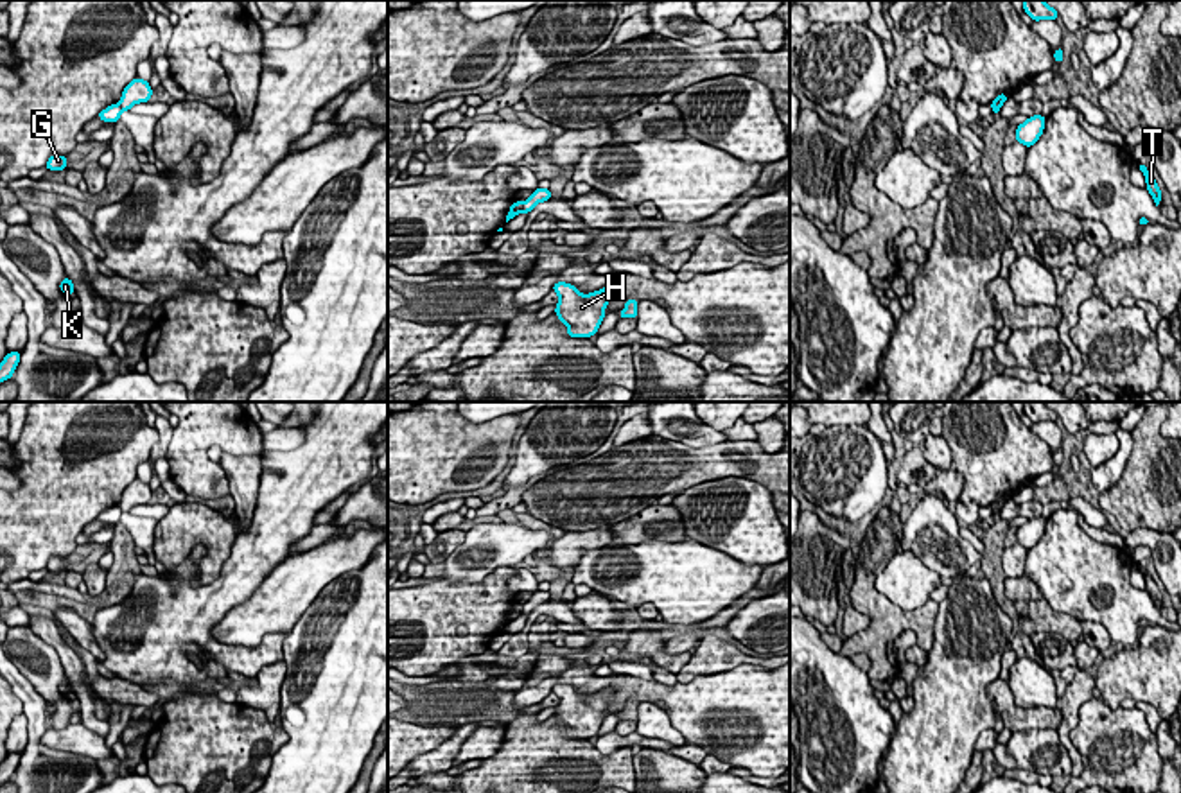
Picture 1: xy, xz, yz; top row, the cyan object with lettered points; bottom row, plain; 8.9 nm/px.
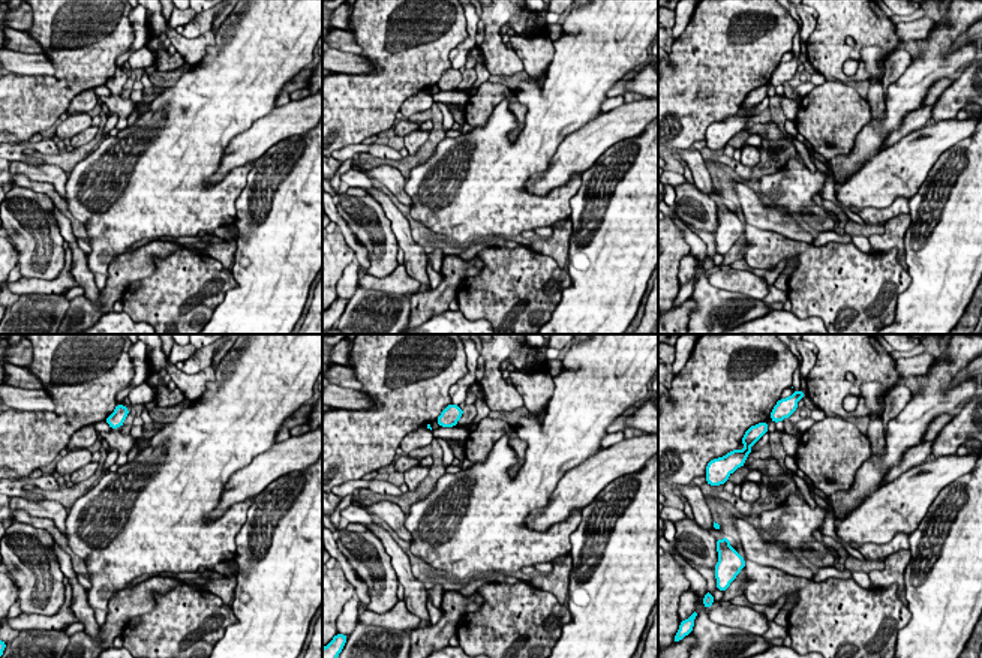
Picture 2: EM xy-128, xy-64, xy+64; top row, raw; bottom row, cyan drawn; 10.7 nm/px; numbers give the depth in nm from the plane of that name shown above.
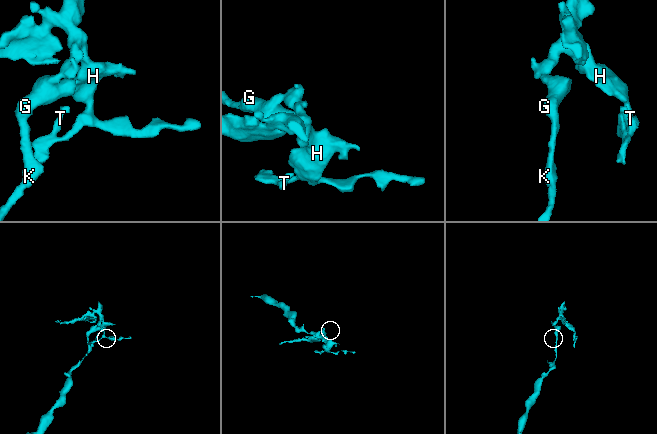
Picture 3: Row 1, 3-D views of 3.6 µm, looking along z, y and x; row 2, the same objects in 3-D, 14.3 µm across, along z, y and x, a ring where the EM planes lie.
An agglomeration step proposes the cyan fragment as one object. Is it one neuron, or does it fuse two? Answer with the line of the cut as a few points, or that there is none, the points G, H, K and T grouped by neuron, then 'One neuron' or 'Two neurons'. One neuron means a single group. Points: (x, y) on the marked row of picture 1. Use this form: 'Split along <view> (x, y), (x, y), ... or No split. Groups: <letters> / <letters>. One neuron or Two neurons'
Split along xz (521, 203), (523, 210). Groups: G K / H T. Two neurons

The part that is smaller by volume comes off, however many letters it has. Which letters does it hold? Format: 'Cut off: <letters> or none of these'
Cut off: H, T

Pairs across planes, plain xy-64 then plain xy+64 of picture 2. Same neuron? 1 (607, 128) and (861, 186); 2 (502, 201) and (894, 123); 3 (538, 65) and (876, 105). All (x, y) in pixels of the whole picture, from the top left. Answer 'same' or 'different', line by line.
1: same
2: same
3: same

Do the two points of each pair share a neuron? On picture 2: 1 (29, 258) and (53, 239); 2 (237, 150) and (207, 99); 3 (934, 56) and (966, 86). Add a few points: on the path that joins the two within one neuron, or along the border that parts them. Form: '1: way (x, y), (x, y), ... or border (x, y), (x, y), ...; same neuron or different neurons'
1: way (35, 257), (47, 245); same neuron
2: border (258, 119), (230, 143), (215, 173); different neurons
3: border (966, 65), (961, 68); different neurons

